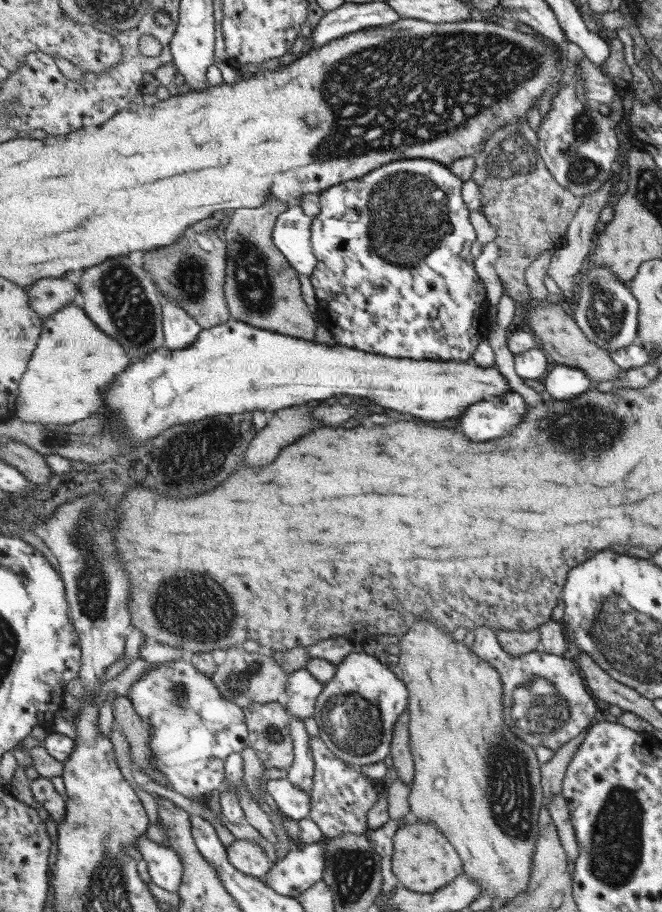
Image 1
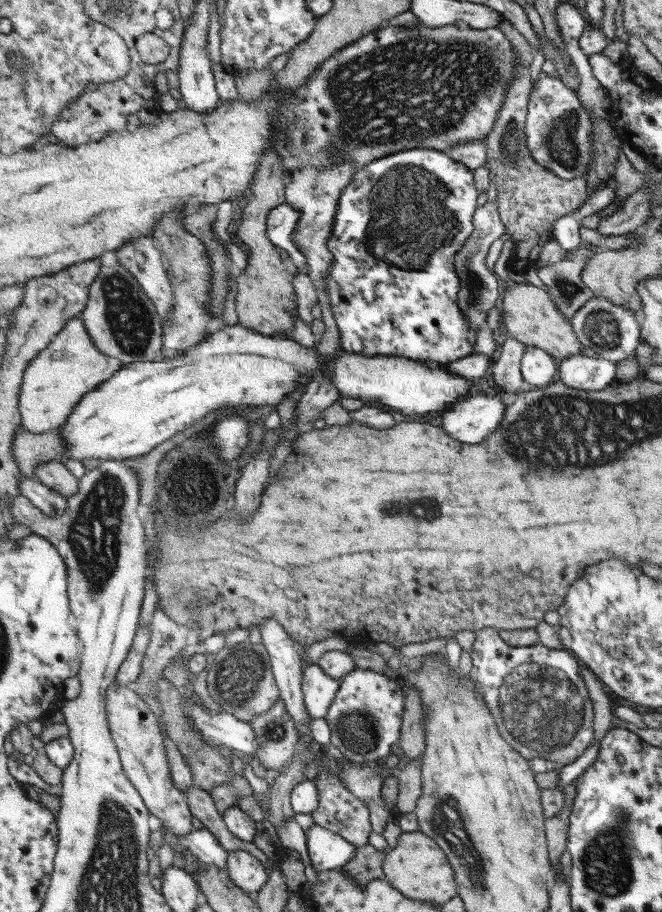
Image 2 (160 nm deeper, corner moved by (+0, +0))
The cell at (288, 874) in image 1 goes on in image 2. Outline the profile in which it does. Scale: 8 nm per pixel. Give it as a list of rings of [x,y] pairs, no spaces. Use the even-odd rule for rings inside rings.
[[[321,825],[306,830],[307,851],[315,872],[342,870],[361,851],[343,835]]]

